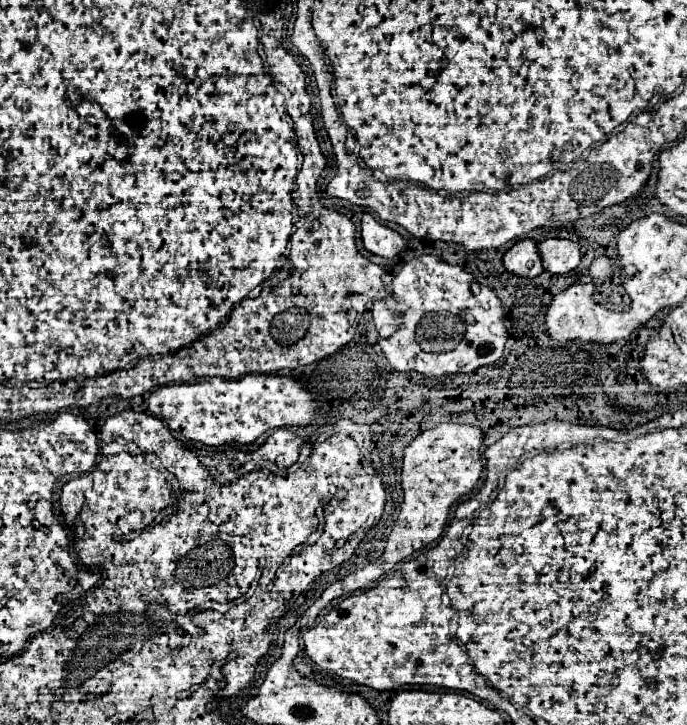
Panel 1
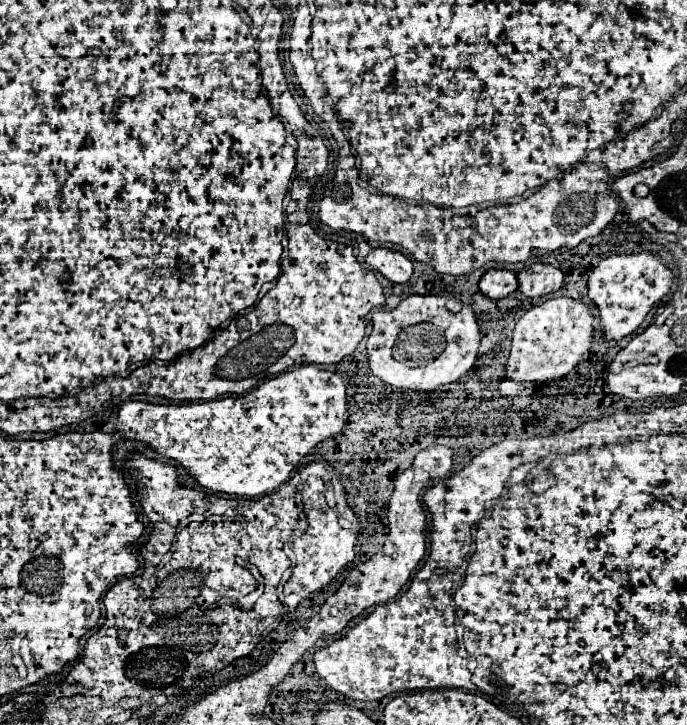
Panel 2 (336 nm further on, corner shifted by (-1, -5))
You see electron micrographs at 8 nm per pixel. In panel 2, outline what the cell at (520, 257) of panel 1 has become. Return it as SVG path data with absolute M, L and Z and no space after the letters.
M492 268L480 278L478 288L484 296L488 296L492 300L500 300L500 298L506 298L508 294L512 294L518 288L518 280L516 280L514 272Z

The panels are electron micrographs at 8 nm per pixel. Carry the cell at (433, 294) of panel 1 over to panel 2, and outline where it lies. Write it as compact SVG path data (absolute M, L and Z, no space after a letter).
M408 296L394 310L378 310L372 318L372 334L368 336L366 350L374 376L392 386L394 390L436 390L442 384L456 382L476 362L480 346L480 330L470 306L460 314L452 314L444 306L444 296Z

